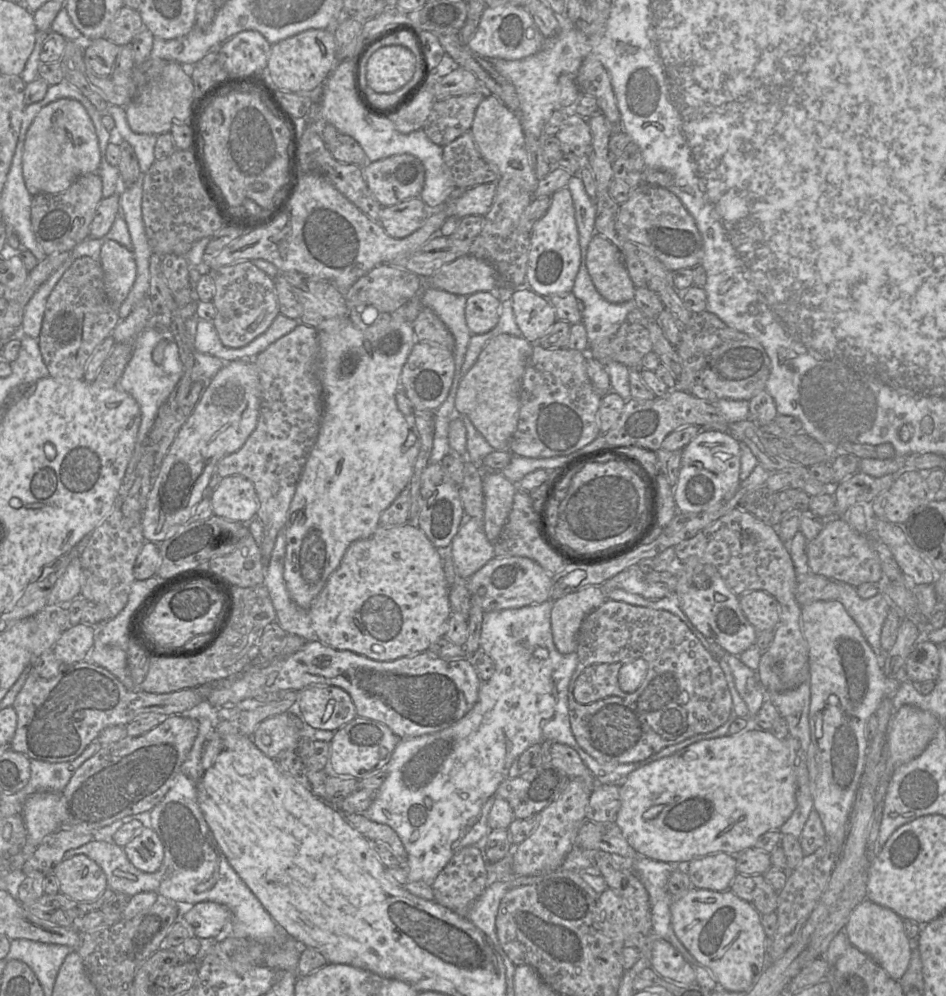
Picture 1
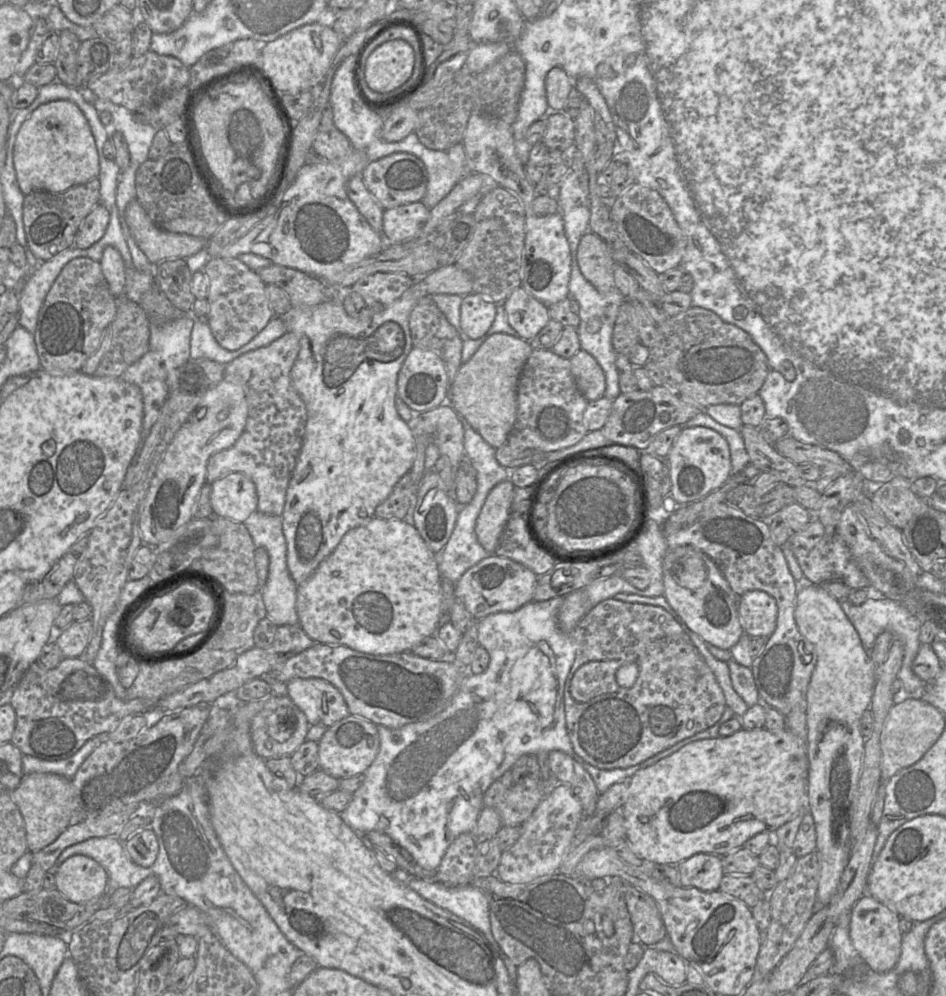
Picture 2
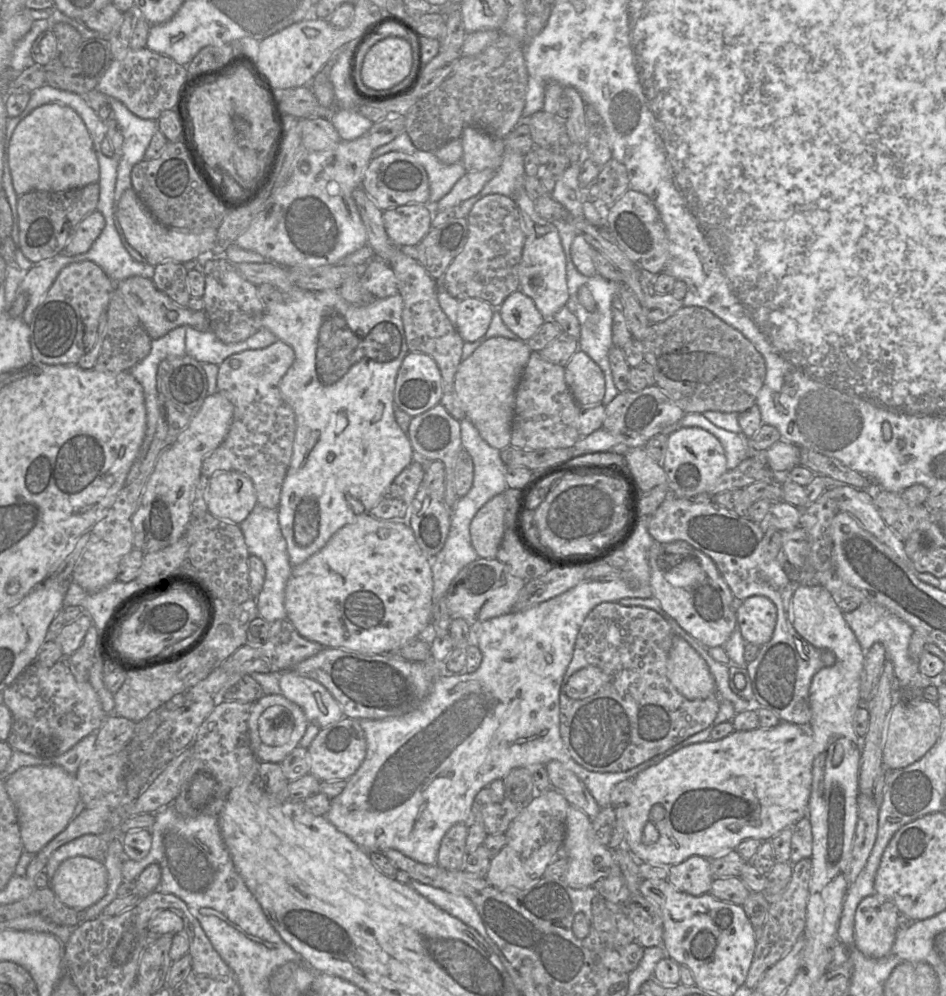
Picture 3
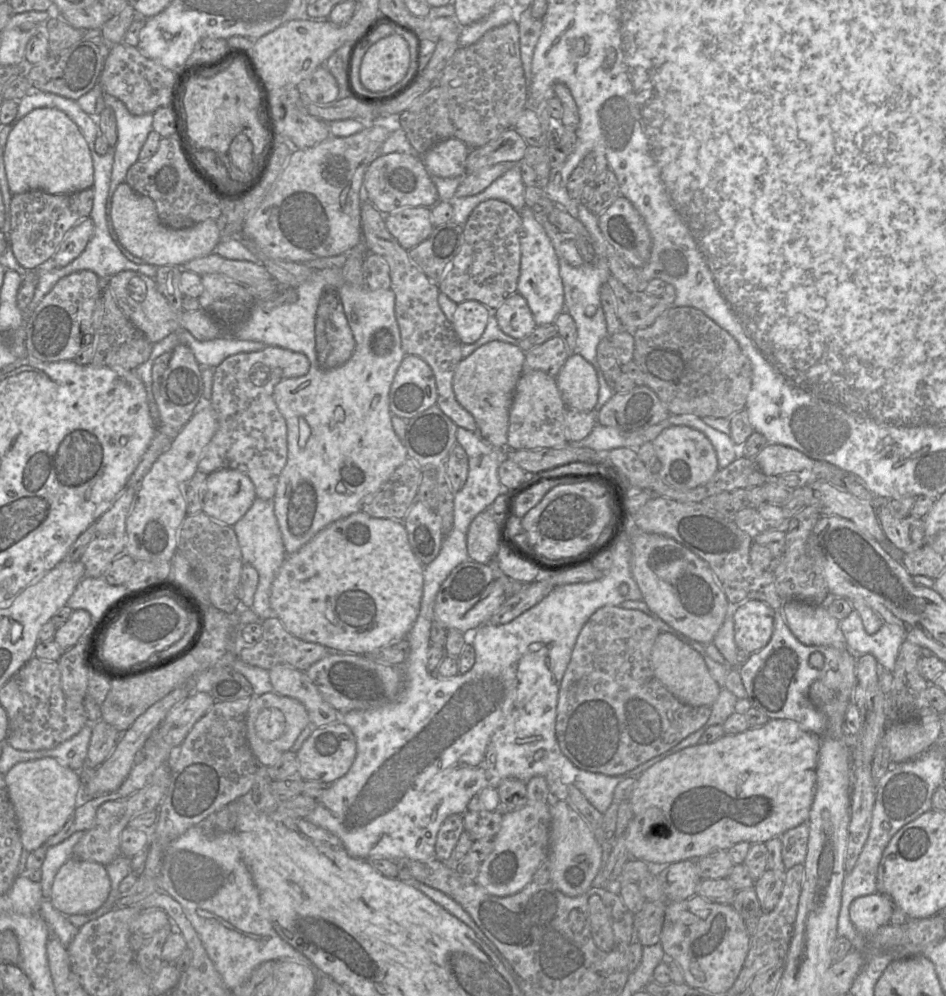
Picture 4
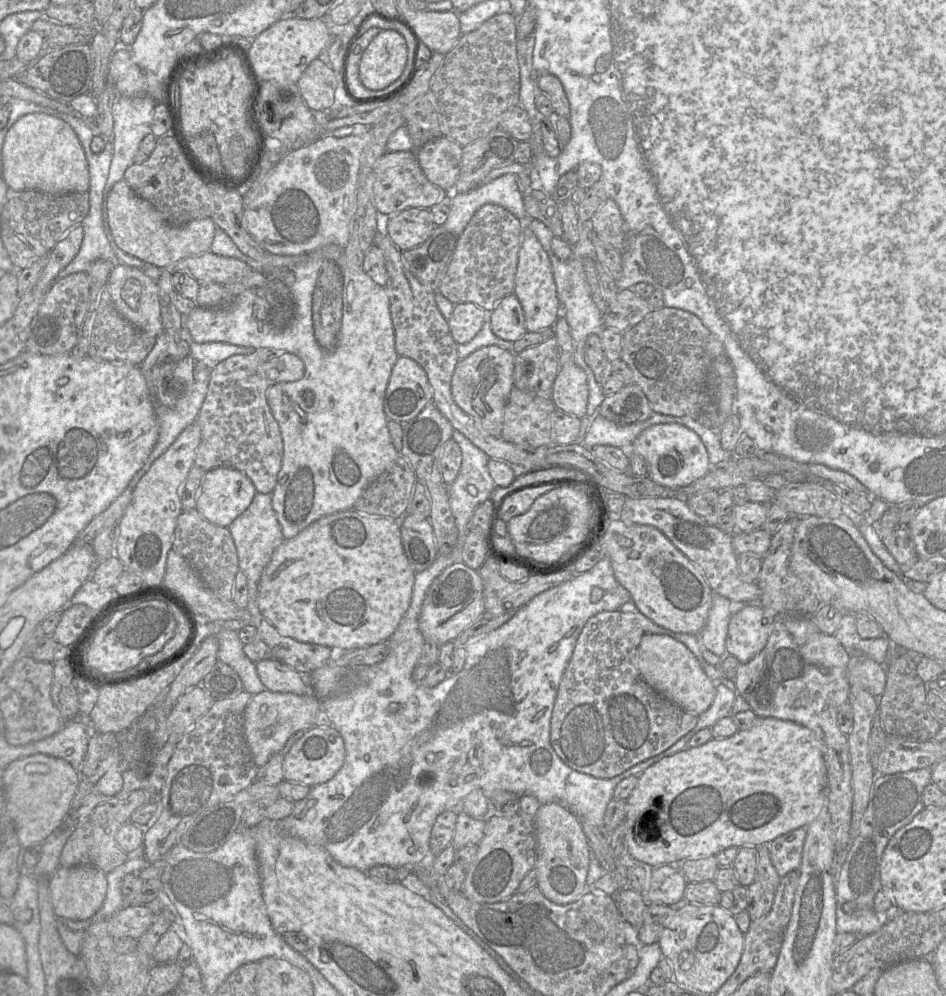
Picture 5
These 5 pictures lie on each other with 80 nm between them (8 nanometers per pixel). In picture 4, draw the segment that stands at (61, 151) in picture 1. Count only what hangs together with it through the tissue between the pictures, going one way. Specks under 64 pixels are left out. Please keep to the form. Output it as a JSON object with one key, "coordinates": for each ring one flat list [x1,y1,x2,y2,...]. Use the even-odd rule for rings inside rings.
{"coordinates":[[37,108,17,121,8,136,4,161,13,195,33,190,69,194,91,188,94,184,88,144,75,122,58,109]]}

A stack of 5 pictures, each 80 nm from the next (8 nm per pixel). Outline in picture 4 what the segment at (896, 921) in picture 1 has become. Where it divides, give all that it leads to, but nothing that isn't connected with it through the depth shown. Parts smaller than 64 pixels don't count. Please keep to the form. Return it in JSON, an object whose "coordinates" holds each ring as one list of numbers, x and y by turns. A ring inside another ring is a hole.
{"coordinates":[[876,892,854,900,849,908,850,918,860,933,870,936,890,923,895,907,889,897]]}

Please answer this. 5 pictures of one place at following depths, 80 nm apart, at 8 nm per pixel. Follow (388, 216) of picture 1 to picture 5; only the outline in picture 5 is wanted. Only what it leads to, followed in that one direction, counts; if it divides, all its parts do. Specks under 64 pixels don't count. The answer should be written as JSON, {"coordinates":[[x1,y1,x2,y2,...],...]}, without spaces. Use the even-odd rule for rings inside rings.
{"coordinates":[[408,208,389,216,386,234,401,251,406,251,424,243,435,226,430,209]]}

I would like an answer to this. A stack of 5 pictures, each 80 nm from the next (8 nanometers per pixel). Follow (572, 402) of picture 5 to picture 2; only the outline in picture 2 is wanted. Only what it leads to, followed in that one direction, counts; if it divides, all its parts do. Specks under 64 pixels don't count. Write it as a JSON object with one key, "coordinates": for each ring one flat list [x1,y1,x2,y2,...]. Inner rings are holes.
{"coordinates":[[580,349,570,358,570,363,572,375,583,396,589,402,603,397,606,377,595,357]]}

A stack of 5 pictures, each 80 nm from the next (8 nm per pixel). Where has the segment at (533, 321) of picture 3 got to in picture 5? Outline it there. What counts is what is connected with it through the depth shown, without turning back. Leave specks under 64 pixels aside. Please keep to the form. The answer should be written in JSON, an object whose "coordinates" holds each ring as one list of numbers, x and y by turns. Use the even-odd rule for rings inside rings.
{"coordinates":[[514,293,496,304,491,312,490,323,493,333,507,341,514,342,527,332,523,308]]}

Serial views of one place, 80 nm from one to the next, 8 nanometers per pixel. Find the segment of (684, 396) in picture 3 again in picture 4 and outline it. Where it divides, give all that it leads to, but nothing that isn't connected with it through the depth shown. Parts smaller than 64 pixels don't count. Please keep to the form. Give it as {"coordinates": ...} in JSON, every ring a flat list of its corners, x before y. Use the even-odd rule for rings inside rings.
{"coordinates":[[671,305,651,325,635,330,633,337,633,360,644,375,644,385,658,395,670,414,729,419,745,410,753,379,750,360,735,338,703,311,691,306]]}

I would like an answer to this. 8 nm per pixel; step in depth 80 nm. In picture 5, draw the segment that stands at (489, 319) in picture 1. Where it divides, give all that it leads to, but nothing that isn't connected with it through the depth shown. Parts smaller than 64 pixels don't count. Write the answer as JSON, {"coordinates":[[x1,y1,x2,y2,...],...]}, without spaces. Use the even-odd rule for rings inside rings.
{"coordinates":[[471,302,455,304,448,325,457,344,465,344,476,336,484,324,484,313,484,309]]}

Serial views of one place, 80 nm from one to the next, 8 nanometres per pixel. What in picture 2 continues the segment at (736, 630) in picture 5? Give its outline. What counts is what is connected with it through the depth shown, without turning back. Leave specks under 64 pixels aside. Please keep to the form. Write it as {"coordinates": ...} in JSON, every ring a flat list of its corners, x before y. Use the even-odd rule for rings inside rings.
{"coordinates":[[754,590,743,594,737,612,744,633,751,638,770,637,776,628,778,607,766,592]]}

